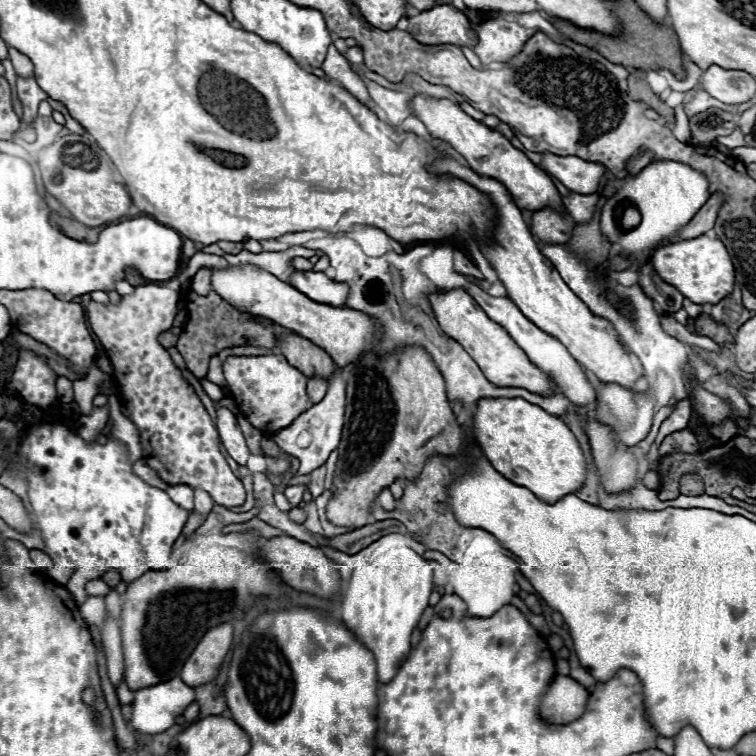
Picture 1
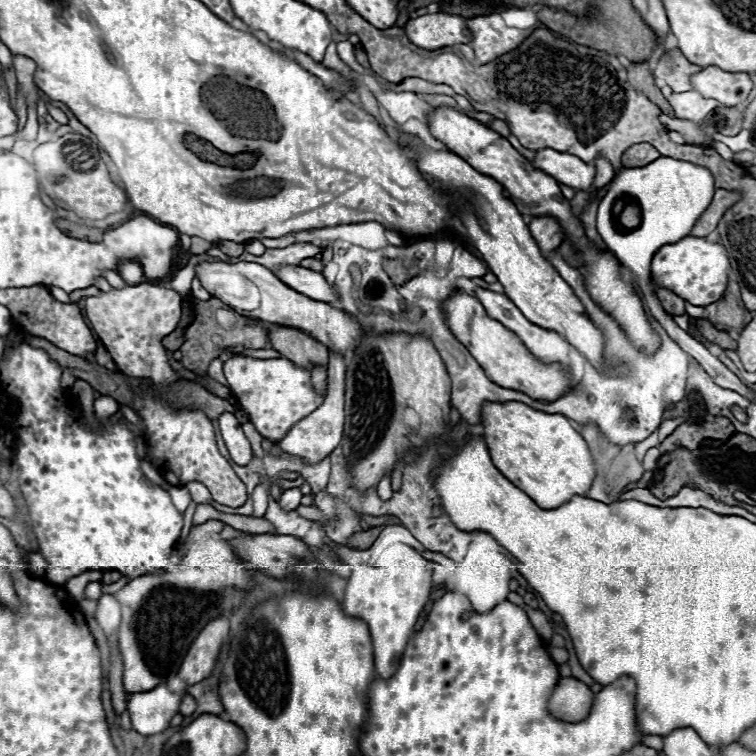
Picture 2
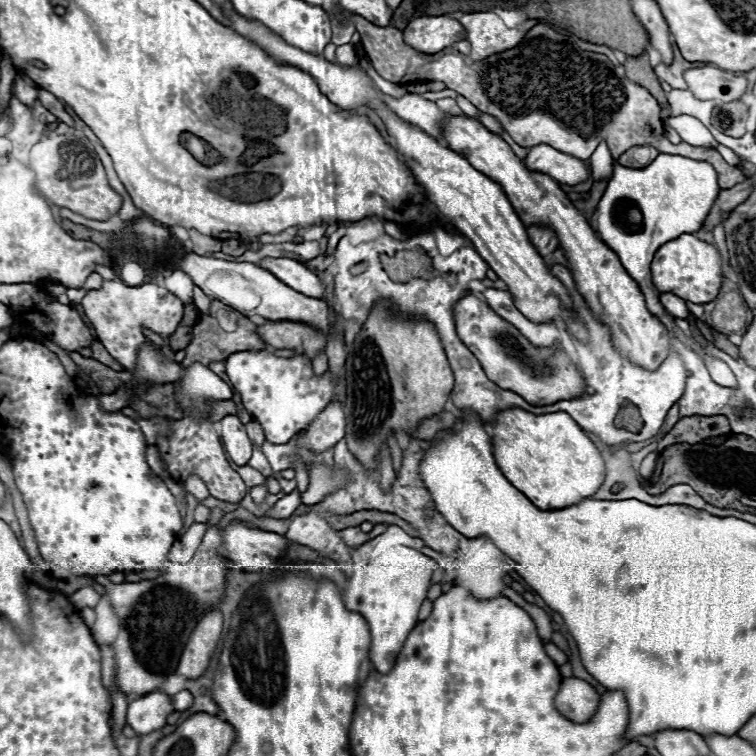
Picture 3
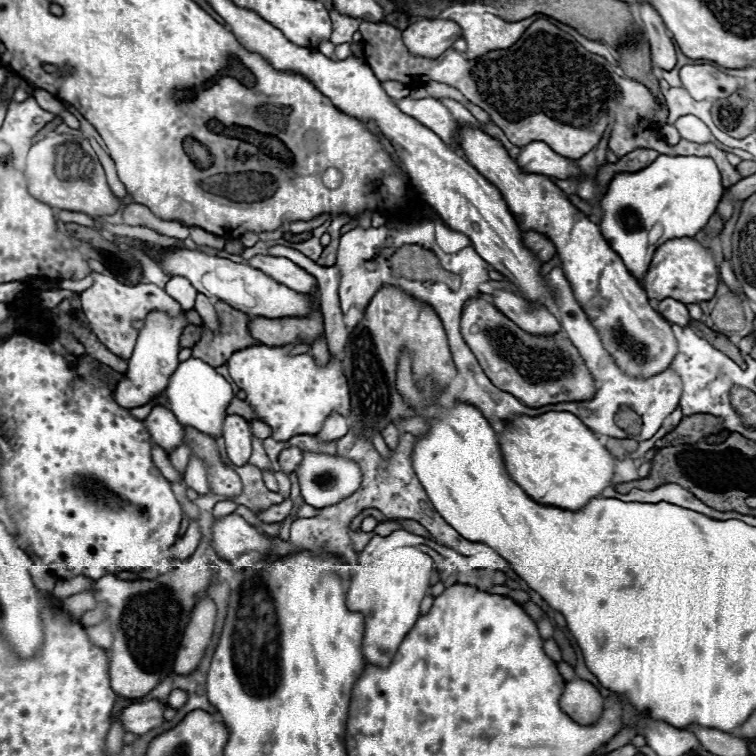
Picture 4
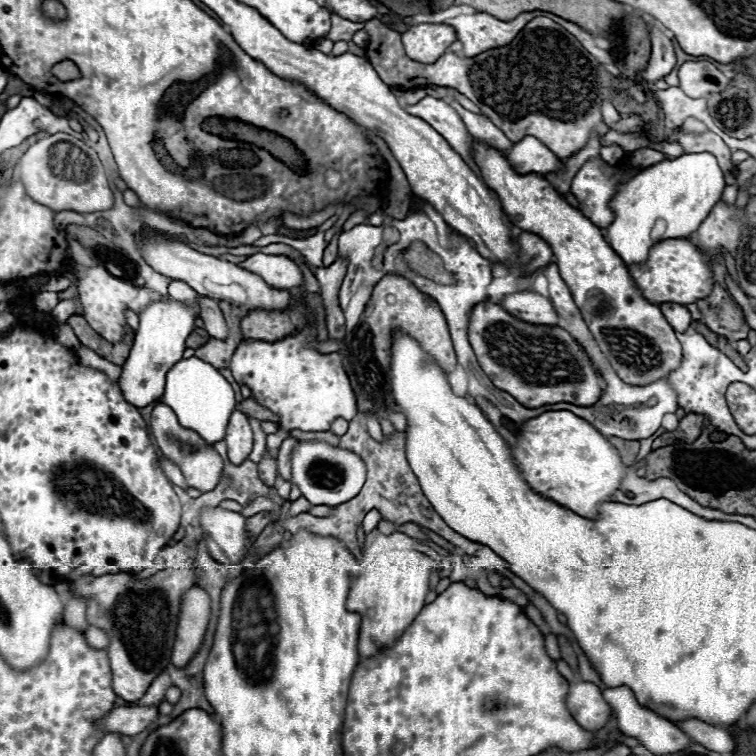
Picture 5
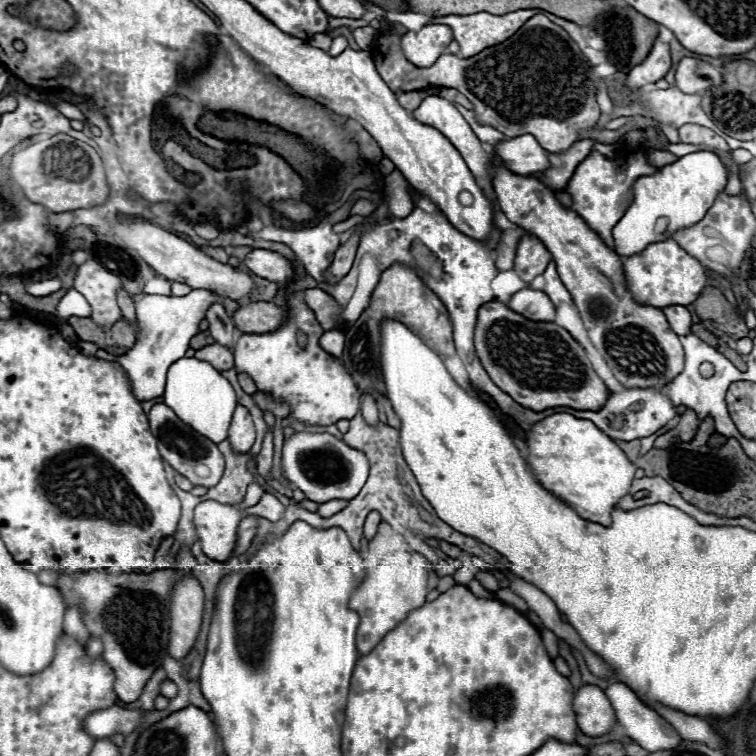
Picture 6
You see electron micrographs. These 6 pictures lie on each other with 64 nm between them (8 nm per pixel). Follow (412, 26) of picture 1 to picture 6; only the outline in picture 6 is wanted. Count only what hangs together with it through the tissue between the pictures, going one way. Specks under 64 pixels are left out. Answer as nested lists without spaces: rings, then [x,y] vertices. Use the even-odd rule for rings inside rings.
[[[428,24],[420,30],[410,30],[402,36],[402,50],[410,62],[416,66],[432,66],[440,54],[454,40],[450,26],[444,24]]]

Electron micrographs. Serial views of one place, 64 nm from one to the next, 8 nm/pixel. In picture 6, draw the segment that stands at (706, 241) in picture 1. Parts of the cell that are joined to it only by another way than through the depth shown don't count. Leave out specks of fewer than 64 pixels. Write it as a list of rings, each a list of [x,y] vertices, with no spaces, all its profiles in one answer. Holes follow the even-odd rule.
[[[674,240],[650,244],[642,254],[624,258],[622,268],[626,276],[626,286],[632,292],[634,300],[656,308],[674,306],[674,304],[688,306],[704,292],[708,284],[706,268],[694,256],[690,256],[684,248],[680,248]]]

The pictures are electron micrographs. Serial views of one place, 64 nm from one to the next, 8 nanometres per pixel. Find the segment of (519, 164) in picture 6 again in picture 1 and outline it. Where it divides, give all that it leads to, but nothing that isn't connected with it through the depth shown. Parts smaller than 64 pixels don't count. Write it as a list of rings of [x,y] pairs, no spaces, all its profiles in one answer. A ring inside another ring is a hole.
[[[550,152],[542,154],[542,170],[556,176],[568,190],[578,194],[596,194],[606,168],[596,162],[586,162],[578,156],[556,156]]]

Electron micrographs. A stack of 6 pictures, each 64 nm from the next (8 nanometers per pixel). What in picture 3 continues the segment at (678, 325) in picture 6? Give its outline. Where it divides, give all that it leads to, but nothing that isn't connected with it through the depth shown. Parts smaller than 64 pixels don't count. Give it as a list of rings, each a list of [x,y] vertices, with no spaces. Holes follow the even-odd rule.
[[[664,292],[664,294],[660,294],[660,302],[662,302],[662,306],[666,308],[666,312],[672,314],[674,318],[688,318],[686,302],[684,302],[682,298],[678,298],[676,294]]]

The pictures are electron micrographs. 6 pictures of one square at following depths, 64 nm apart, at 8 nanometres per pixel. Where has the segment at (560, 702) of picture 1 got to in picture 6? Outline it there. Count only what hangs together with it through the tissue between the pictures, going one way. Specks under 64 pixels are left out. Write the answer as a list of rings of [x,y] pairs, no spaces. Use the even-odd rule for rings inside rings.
[[[592,684],[580,686],[574,692],[572,708],[576,712],[578,726],[586,736],[604,736],[616,724],[614,710],[604,690],[600,690],[598,686],[592,686]]]

